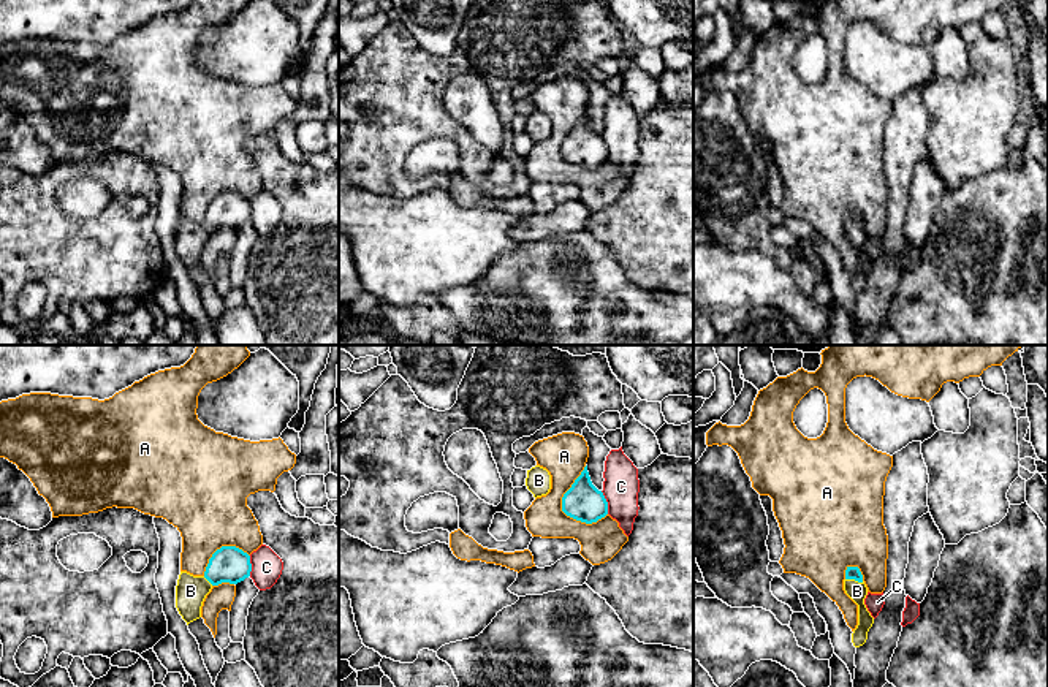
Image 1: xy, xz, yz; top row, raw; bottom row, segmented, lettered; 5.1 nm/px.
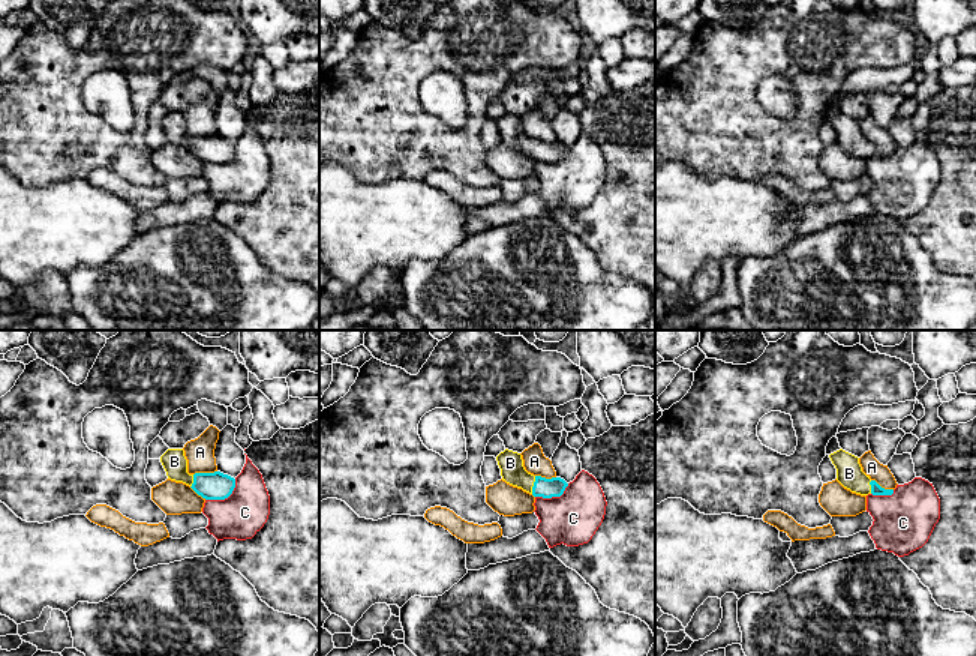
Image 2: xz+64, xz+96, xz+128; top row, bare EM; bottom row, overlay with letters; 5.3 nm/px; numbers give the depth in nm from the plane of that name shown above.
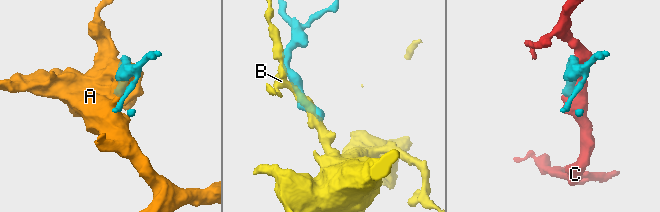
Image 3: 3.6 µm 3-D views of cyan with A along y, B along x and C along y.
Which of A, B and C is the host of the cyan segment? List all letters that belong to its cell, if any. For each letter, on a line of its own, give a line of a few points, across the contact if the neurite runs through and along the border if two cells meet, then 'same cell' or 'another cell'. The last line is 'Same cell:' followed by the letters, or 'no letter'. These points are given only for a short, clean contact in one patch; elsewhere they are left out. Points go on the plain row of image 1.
A: another cell
B: line yz (852, 217), (855, 225), (857, 236); same cell
C: another cell
Same cell: B

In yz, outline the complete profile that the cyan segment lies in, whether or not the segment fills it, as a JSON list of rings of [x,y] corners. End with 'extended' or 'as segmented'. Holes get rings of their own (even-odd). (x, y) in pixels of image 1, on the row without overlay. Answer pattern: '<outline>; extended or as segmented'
[[[847,212],[844,236],[858,250],[858,271],[852,279],[852,288],[855,293],[860,293],[868,285],[868,277],[874,269],[874,263],[864,250],[868,233],[858,212]]]; extended

